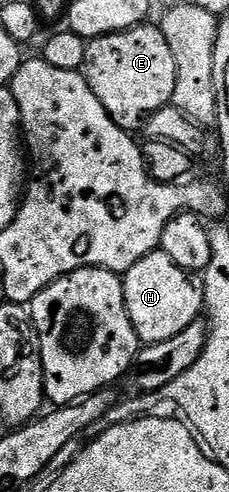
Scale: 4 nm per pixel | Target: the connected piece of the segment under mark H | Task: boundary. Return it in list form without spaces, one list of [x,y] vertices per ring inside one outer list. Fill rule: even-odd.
[[[159,249],[143,257],[131,270],[124,272],[125,304],[127,313],[135,325],[135,333],[142,344],[167,341],[175,333],[183,333],[187,325],[194,323],[205,306],[205,289],[190,272],[179,269],[171,257]]]

